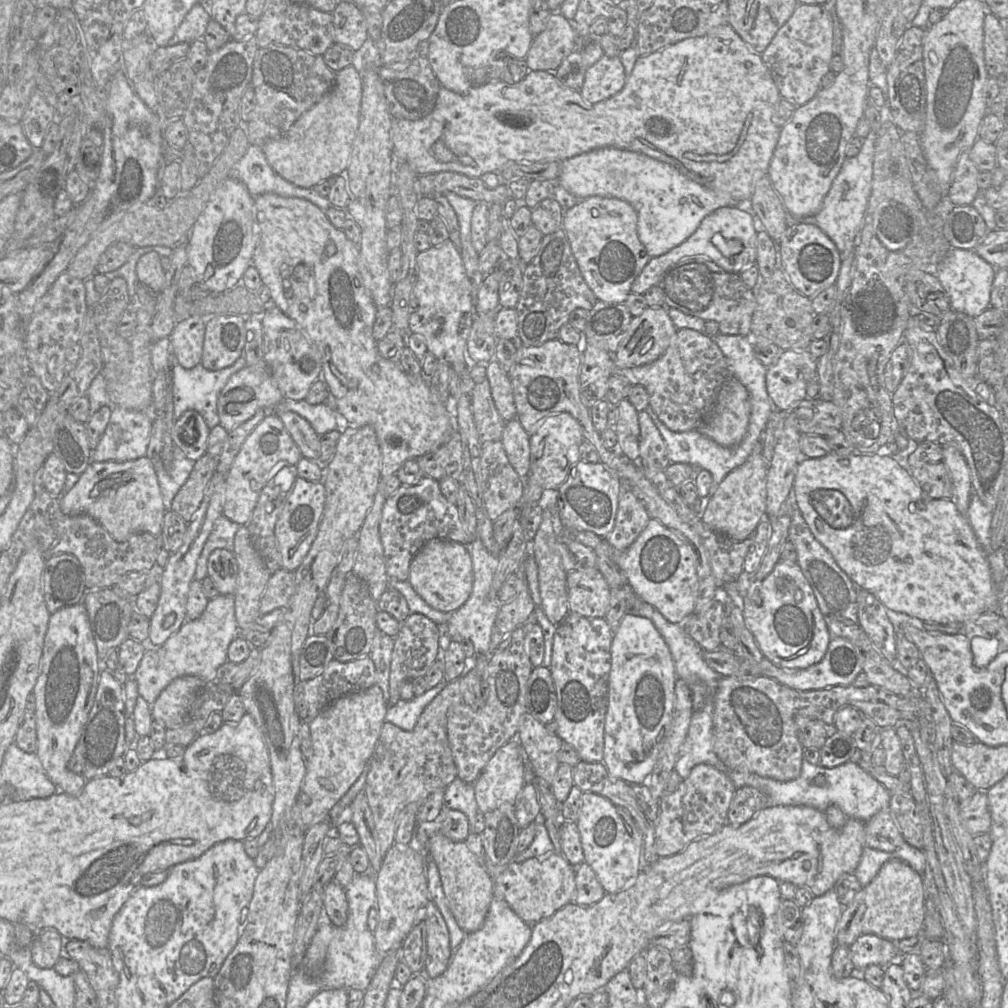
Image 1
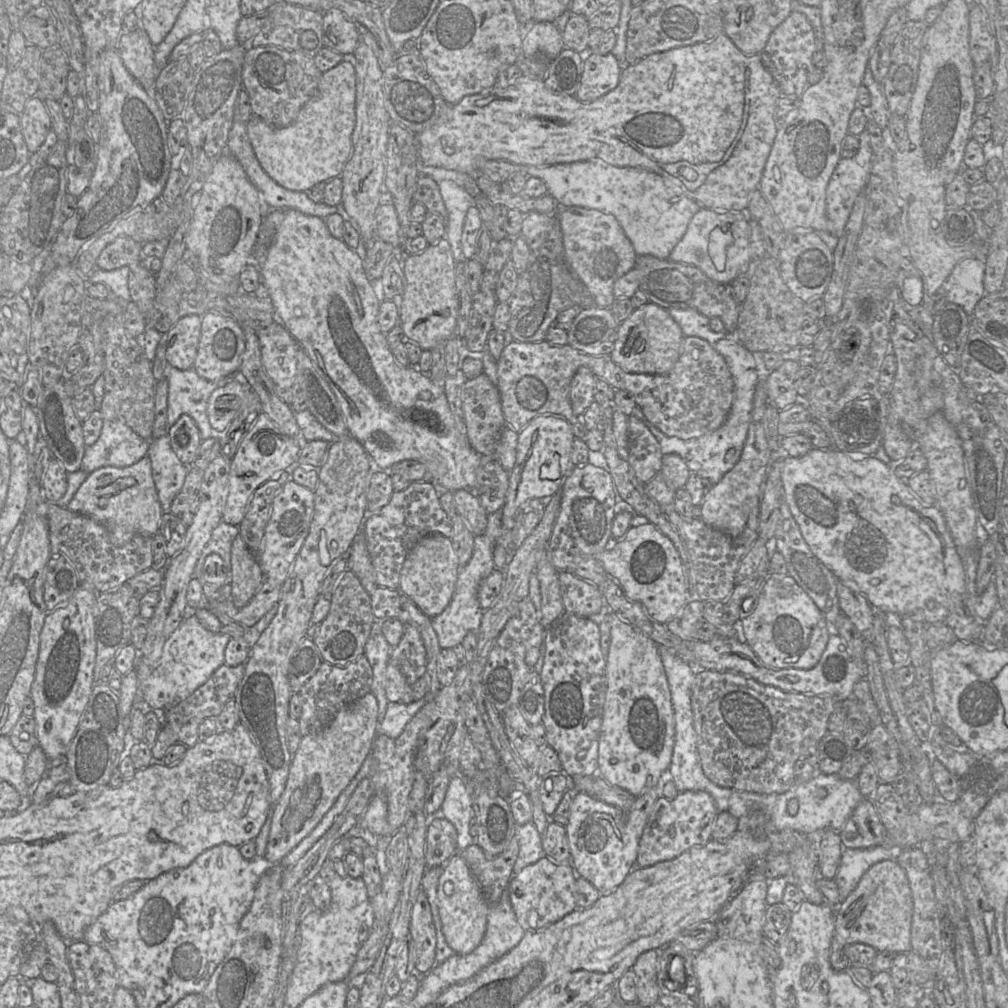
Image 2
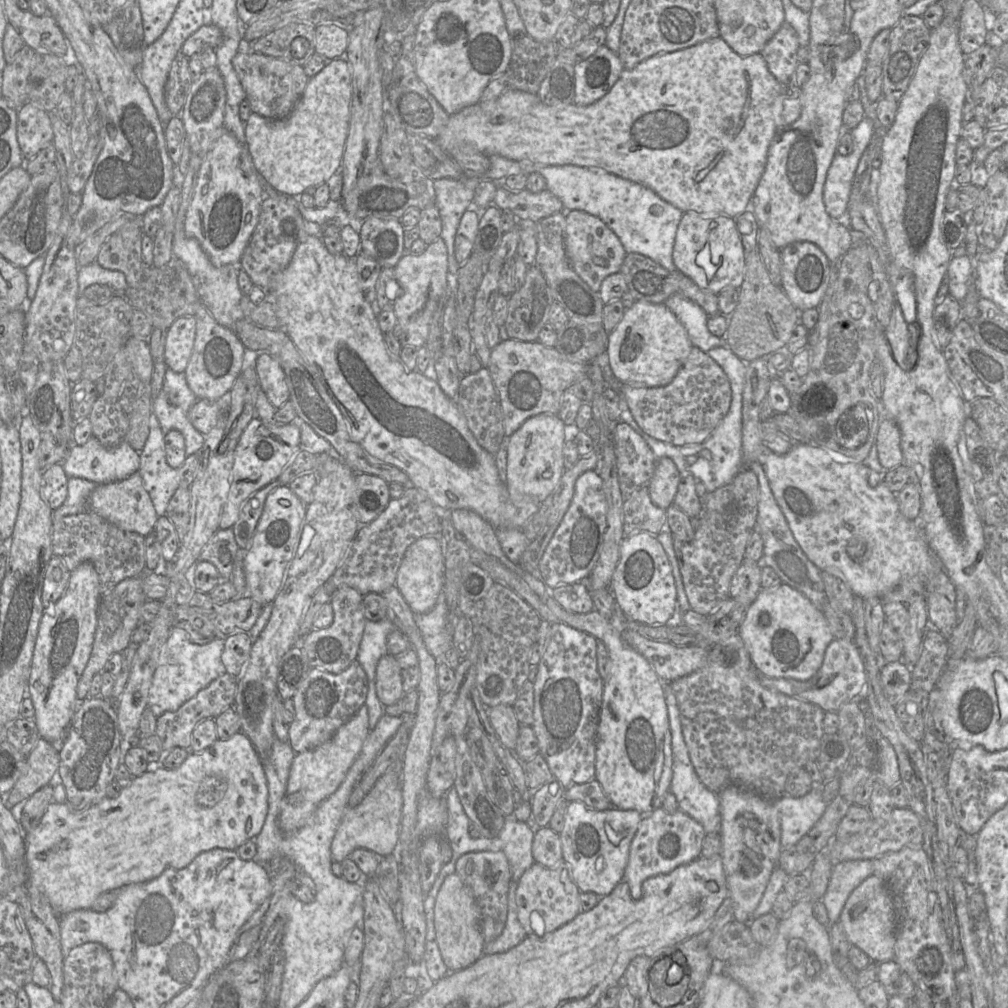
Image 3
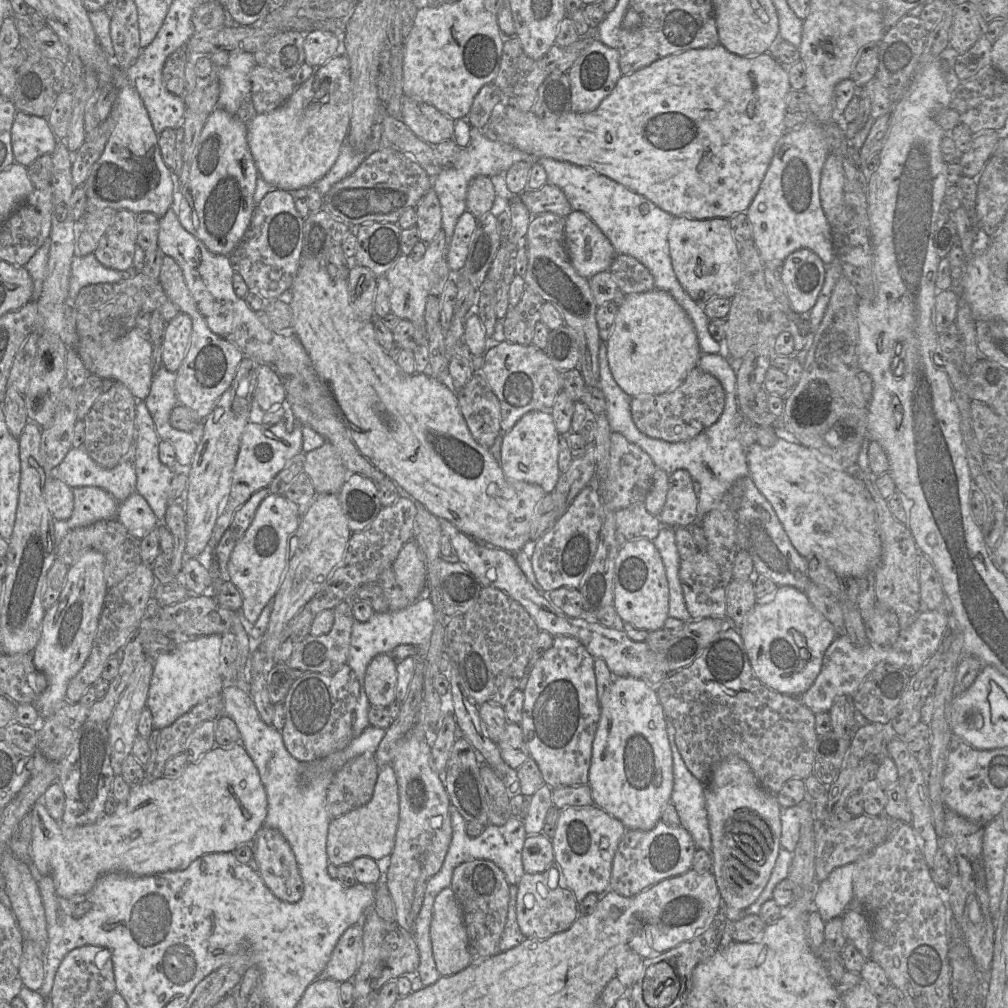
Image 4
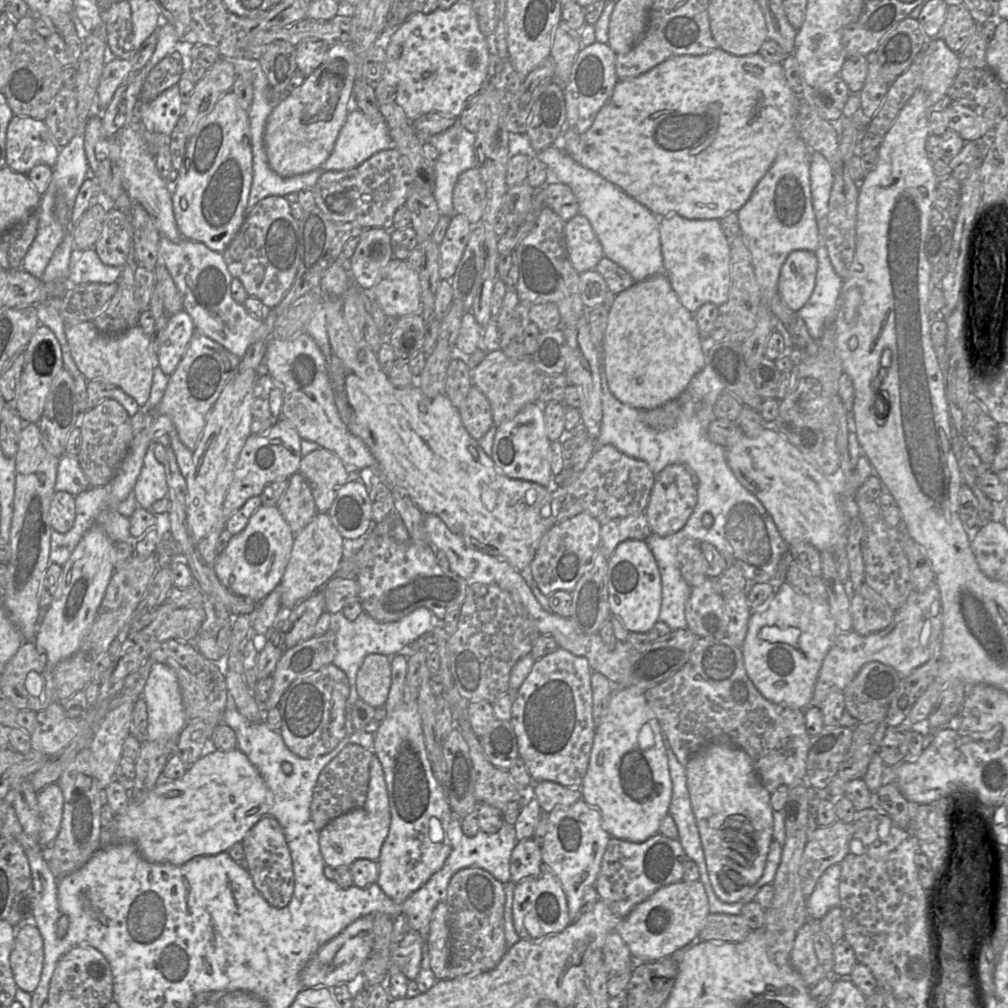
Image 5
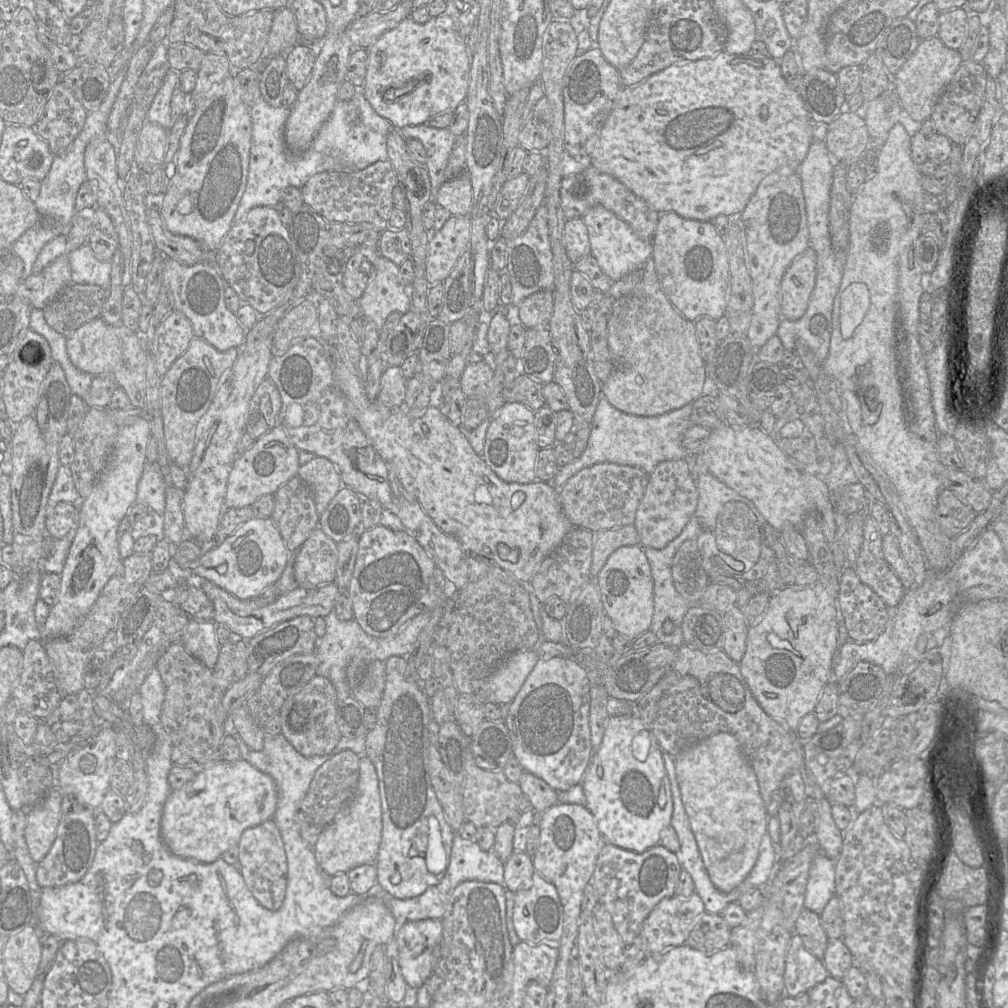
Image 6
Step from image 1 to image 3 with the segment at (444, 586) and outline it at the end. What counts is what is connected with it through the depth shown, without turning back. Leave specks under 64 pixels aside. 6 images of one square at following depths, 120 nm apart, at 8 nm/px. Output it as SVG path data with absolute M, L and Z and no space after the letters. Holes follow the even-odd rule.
M421 537L406 549L397 570L395 587L414 614L427 613L435 606L438 595L443 589L444 571L444 555L439 537Z

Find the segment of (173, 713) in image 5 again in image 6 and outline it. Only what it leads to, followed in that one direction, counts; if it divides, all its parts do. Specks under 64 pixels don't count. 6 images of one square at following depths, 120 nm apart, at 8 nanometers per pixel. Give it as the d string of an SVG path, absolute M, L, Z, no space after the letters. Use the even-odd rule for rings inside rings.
M156 667L150 670L139 689L143 705L144 724L153 728L160 724L165 686Z

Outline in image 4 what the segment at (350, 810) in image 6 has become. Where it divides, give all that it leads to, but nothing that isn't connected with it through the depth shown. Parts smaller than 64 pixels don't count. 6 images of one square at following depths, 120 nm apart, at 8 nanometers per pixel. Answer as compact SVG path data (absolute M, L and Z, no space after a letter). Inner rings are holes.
M385 764L379 767L370 801L331 820L326 843L329 862L339 867L351 864L353 860L361 856L367 856L378 861L390 855L394 848L398 822L399 794L396 775L391 764Z

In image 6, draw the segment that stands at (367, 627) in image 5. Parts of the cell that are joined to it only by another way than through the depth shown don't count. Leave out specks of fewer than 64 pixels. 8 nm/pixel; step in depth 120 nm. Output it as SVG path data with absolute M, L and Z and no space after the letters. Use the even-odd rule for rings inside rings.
M332 610L324 617L326 632L321 638L316 637L314 651L319 663L316 675L323 676L331 681L337 692L337 700L343 701L352 695L352 690L346 681L346 666L352 658L362 661L380 660L385 662L391 656L409 655L414 643L423 627L428 623L432 612L424 612L414 616L398 632L385 638L374 637L367 634L353 618L340 620Z

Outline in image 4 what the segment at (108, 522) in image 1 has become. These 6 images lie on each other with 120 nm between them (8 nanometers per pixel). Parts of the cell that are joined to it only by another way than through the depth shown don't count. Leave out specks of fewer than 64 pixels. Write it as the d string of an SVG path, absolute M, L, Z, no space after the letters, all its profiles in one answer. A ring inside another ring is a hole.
M138 492L118 503L116 519L136 538L143 539L158 527L159 520L148 502Z

